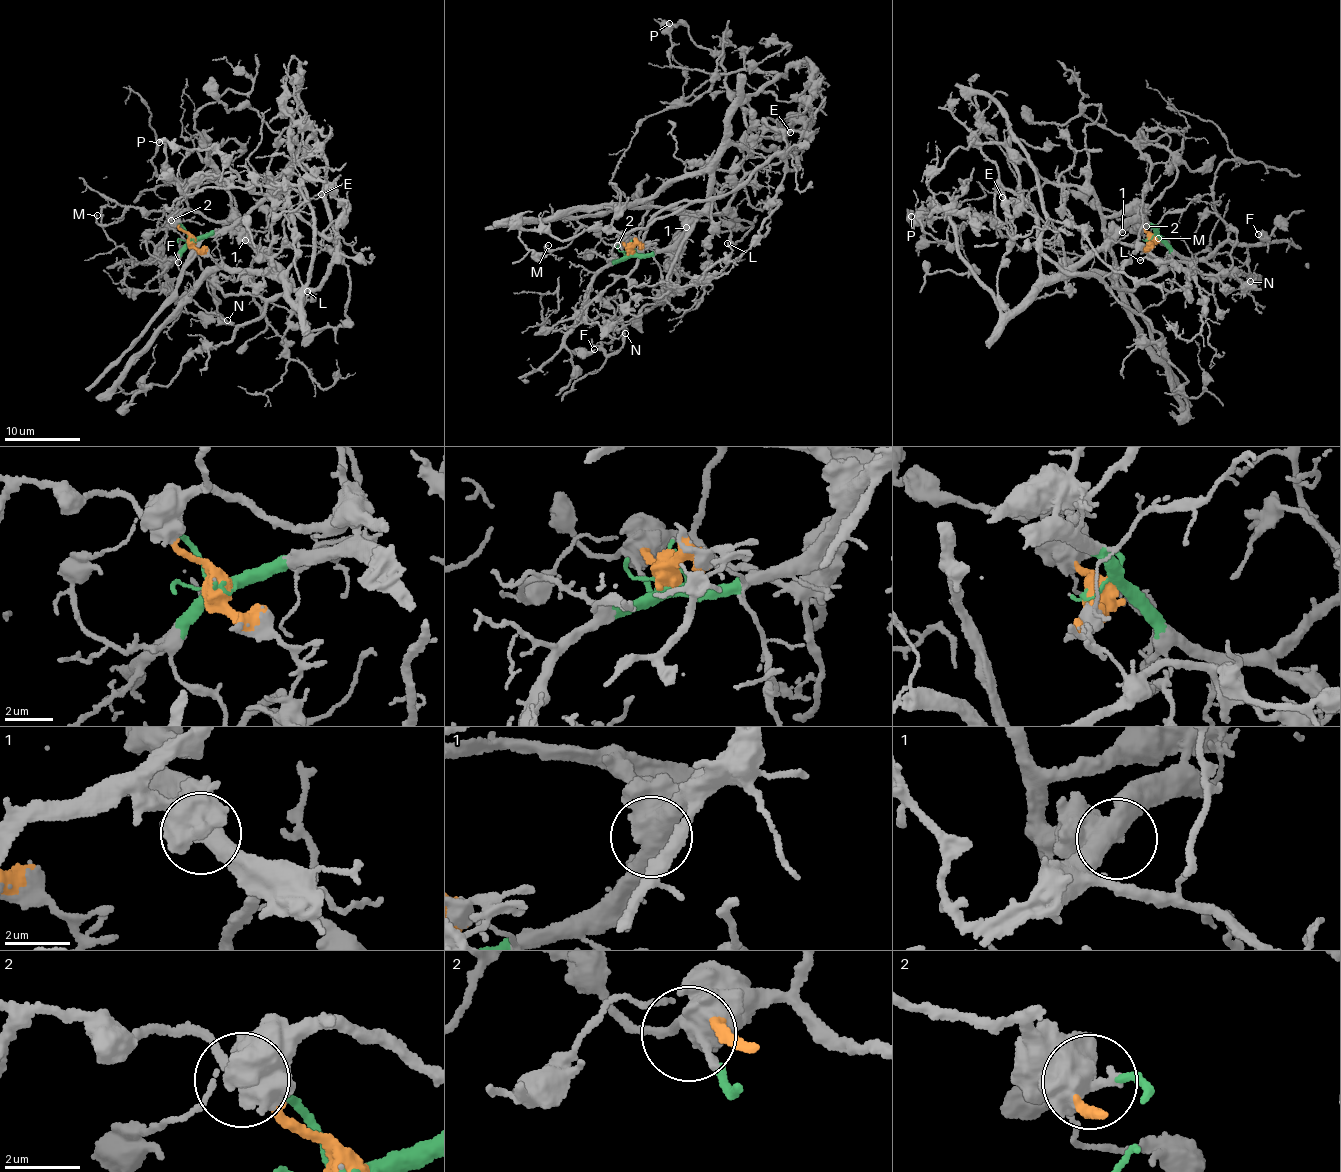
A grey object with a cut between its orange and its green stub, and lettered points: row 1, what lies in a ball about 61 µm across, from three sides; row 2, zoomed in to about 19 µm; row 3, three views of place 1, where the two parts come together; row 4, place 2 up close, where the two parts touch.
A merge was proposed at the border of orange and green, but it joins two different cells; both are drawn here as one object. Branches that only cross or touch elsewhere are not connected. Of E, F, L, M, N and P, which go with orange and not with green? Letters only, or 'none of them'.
none of them

